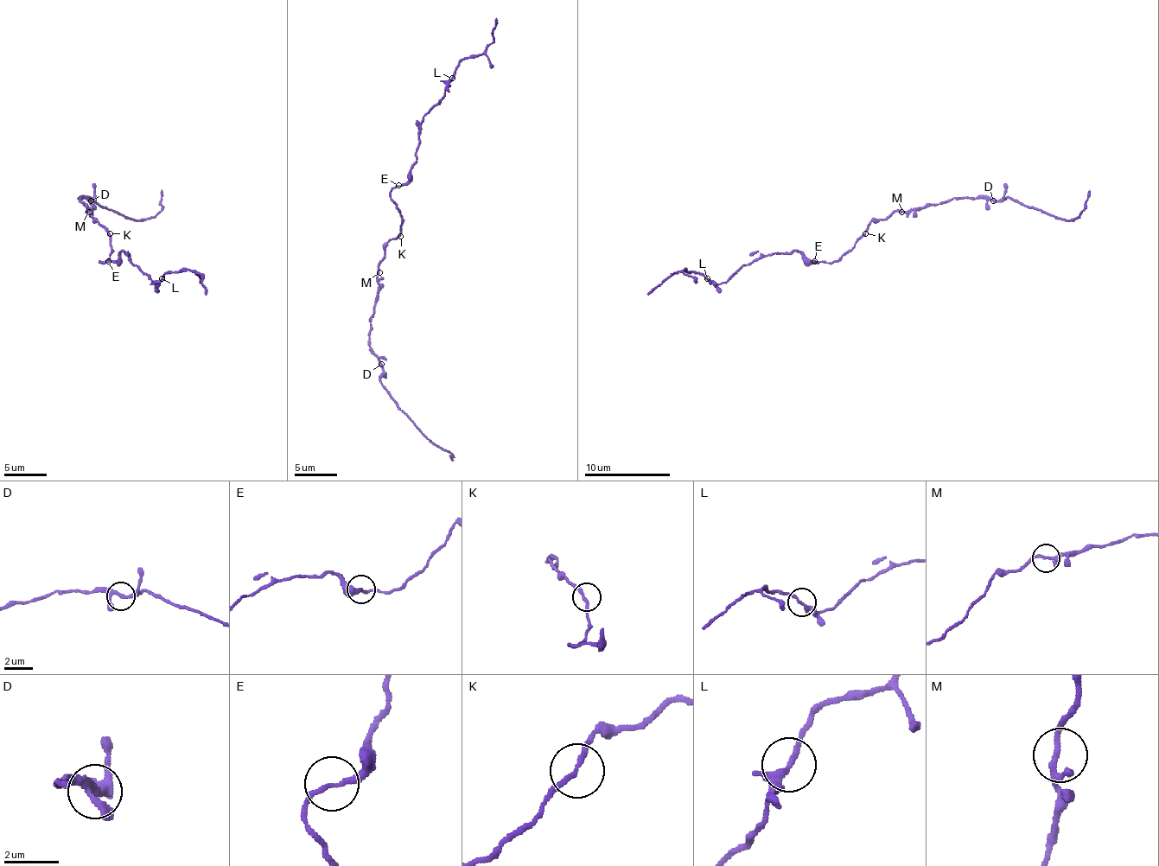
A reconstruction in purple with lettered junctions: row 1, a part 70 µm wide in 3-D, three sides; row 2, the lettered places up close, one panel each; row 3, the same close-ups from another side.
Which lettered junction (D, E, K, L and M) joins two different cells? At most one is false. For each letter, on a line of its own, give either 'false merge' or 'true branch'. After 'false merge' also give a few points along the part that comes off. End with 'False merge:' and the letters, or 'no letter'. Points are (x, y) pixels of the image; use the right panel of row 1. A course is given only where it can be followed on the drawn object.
D: false merge; foreign part runs (994, 201), (1015, 199), (1068, 220), (1084, 209), (1090, 190)
E: true branch
K: true branch
L: true branch
M: true branch
False merge: D

